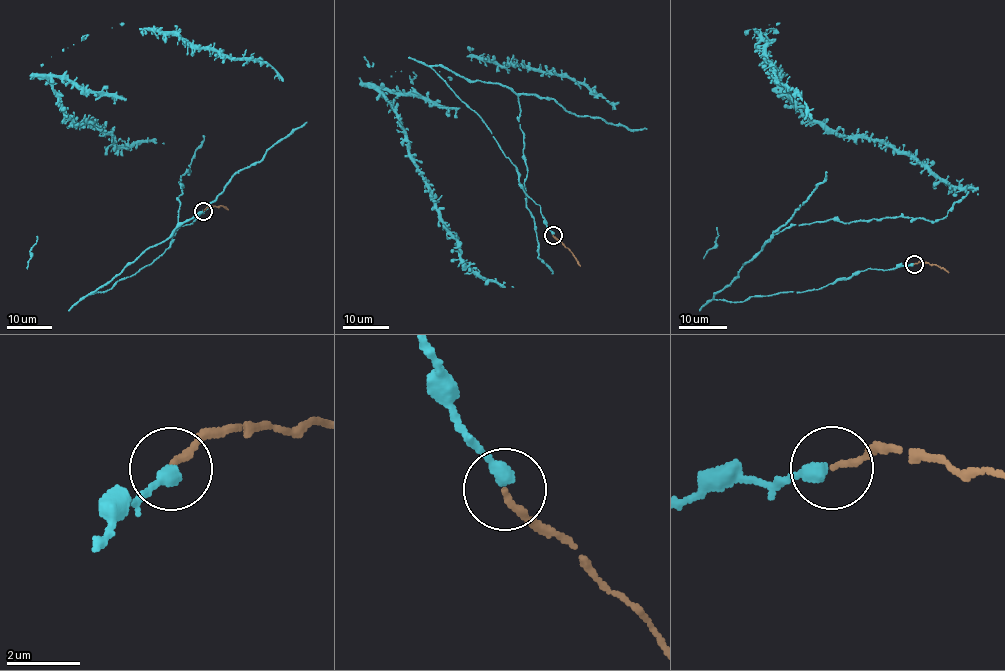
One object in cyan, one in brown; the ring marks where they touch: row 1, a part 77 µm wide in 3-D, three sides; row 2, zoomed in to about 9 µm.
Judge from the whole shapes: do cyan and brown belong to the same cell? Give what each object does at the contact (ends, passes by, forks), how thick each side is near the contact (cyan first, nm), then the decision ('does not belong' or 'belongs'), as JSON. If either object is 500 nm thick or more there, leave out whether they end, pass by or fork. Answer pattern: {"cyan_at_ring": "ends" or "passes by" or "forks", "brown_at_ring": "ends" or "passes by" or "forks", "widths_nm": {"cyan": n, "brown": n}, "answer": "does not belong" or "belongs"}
{"cyan_at_ring": "ends", "brown_at_ring": "ends", "widths_nm": {"cyan": 360, "brown": 160}, "answer": "belongs"}

